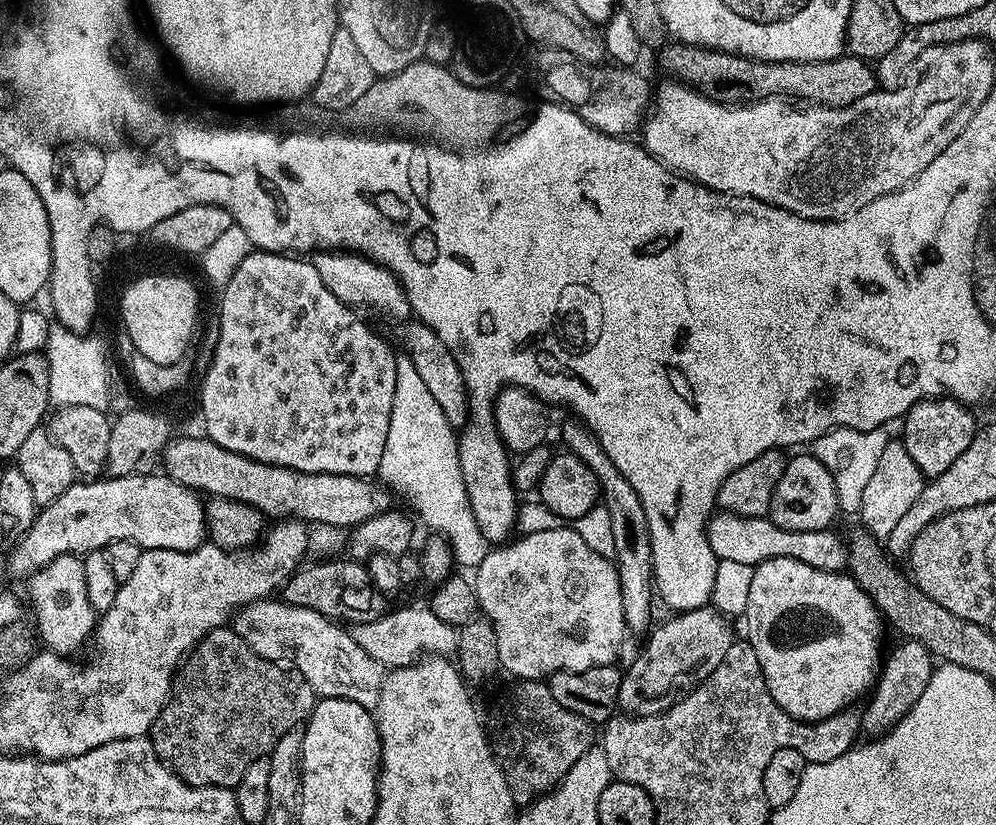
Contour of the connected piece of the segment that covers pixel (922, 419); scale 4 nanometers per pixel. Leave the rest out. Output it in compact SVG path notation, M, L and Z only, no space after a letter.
M925 398L919 400L907 414L902 417L904 436L902 443L921 474L926 478L940 478L956 459L966 454L970 442L978 434L976 416L971 407L960 400L951 398Z

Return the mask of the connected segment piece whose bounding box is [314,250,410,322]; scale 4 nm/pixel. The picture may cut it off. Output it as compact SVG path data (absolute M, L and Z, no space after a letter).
M343 250L321 251L315 257L314 263L322 282L326 282L326 290L330 290L330 294L334 294L334 298L338 298L344 304L356 310L373 308L384 316L393 316L394 319L400 320L399 322L409 319L408 299L400 280L380 264L367 260L365 256Z

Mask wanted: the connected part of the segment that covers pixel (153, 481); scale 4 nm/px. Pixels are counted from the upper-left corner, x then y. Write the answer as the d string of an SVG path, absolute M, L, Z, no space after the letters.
M149 474L147 476L113 476L111 478L92 478L83 484L71 484L54 502L43 505L36 513L36 521L28 533L11 549L12 557L8 568L16 576L27 578L42 566L54 562L59 556L85 557L90 552L107 549L111 540L133 540L141 549L161 548L193 552L205 543L208 524L204 521L205 501L193 489L184 488L166 474Z

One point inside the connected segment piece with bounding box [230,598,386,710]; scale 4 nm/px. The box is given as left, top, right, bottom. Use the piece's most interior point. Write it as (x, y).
(324, 652)

